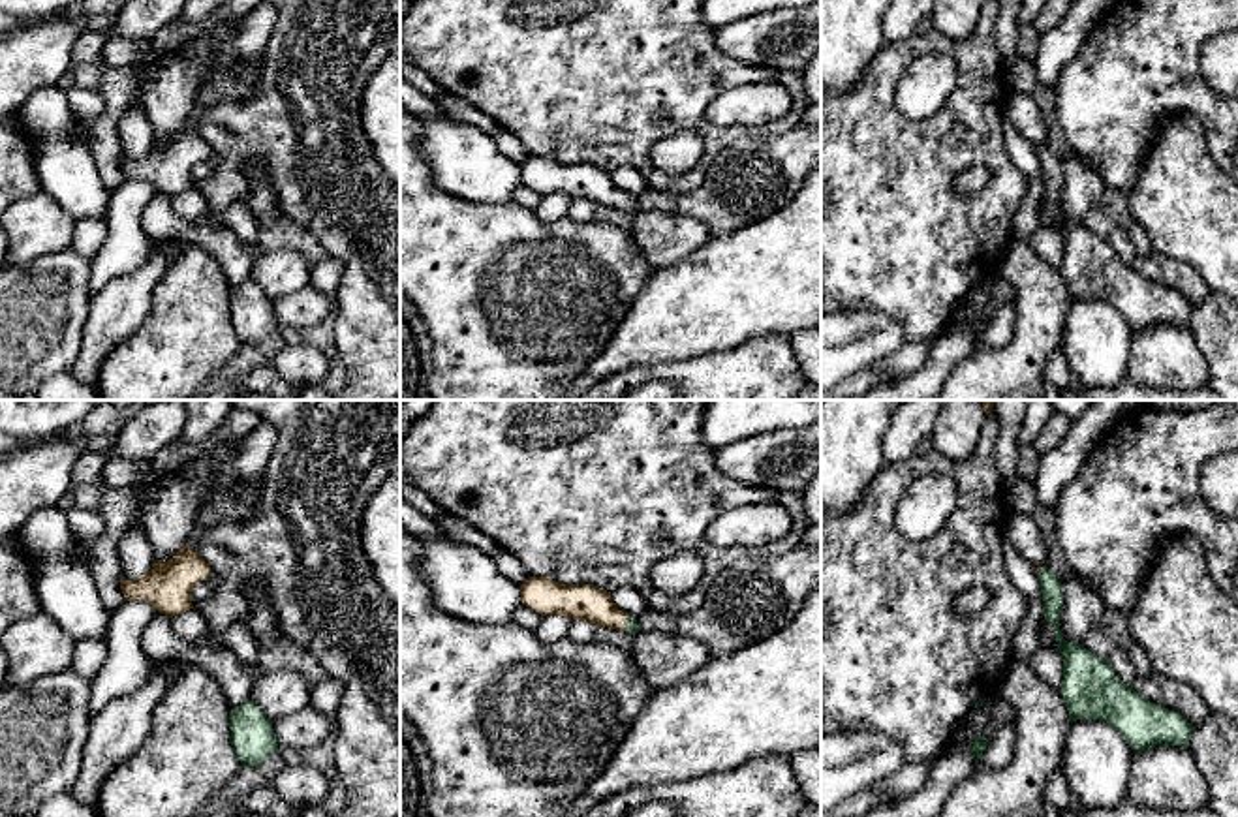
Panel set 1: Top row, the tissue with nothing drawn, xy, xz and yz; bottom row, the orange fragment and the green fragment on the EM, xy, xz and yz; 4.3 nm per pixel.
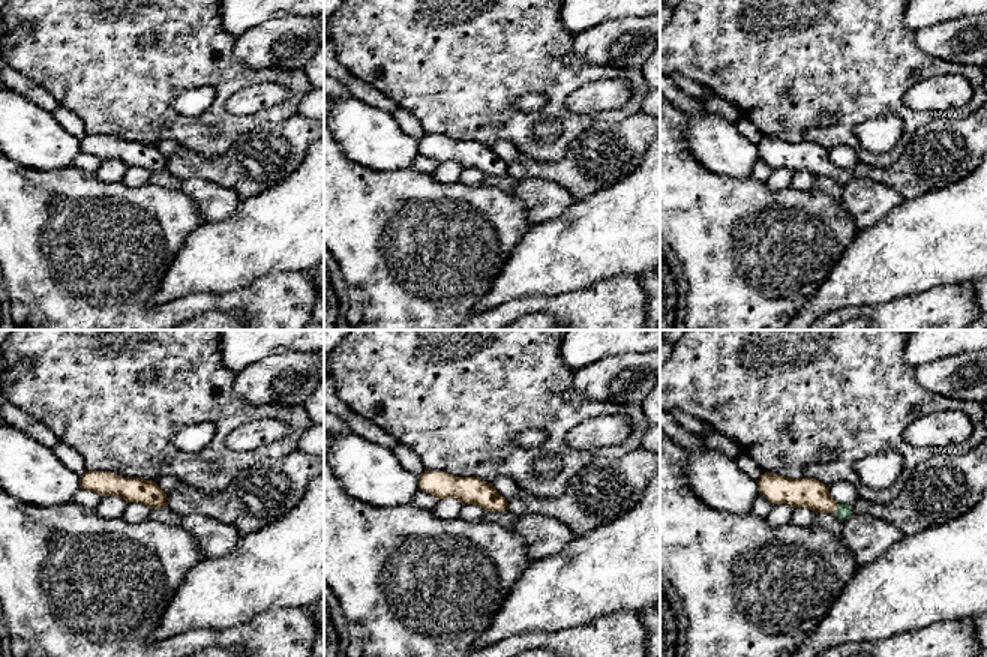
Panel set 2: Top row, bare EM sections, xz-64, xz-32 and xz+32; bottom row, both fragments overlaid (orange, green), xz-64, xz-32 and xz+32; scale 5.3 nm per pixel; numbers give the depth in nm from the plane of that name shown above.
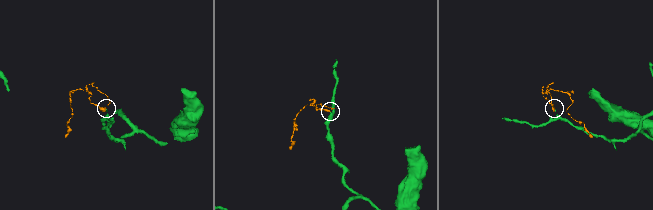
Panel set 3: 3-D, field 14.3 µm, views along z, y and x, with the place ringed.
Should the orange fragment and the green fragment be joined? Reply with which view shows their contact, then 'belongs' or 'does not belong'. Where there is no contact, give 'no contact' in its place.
xz | belongs

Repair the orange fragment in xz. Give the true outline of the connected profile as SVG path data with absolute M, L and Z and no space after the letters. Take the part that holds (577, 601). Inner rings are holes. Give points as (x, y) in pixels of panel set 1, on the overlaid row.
M528 577L520 586L520 603L541 616L558 614L599 627L639 633L637 620L620 610L609 592L594 584L560 584L549 577Z

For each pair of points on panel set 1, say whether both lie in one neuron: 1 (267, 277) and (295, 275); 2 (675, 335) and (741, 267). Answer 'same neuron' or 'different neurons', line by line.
1: same neuron
2: same neuron

